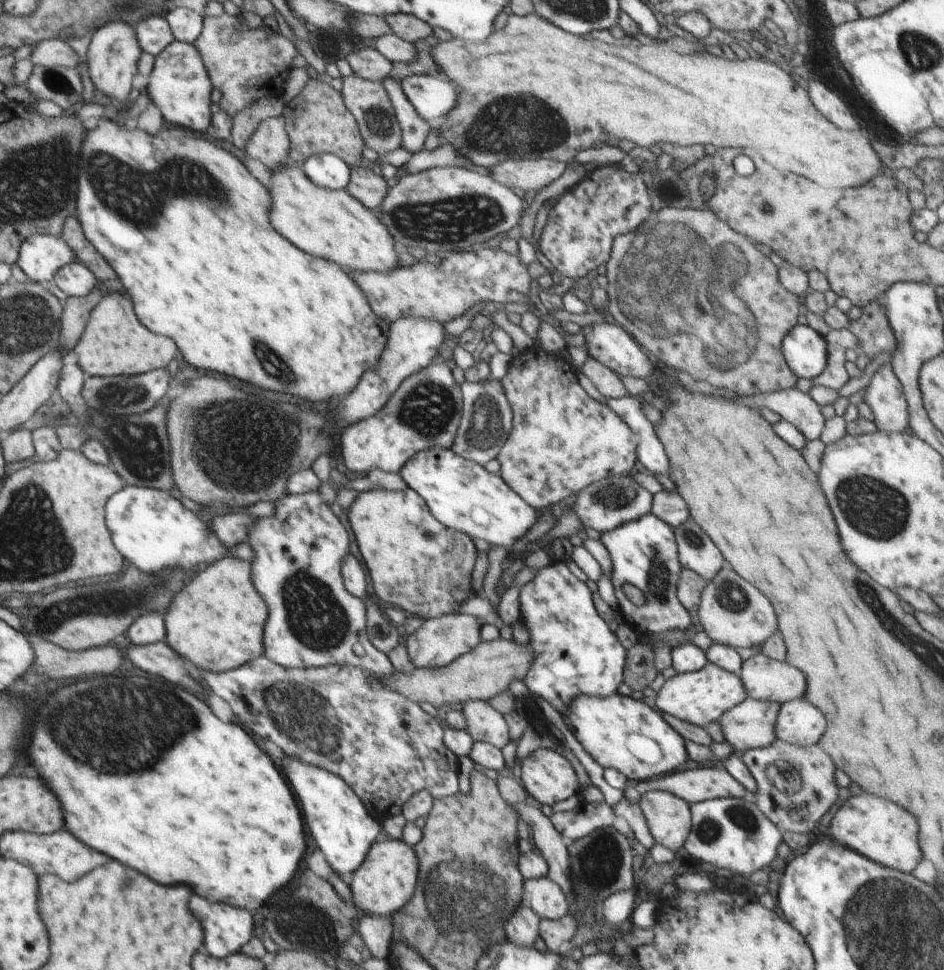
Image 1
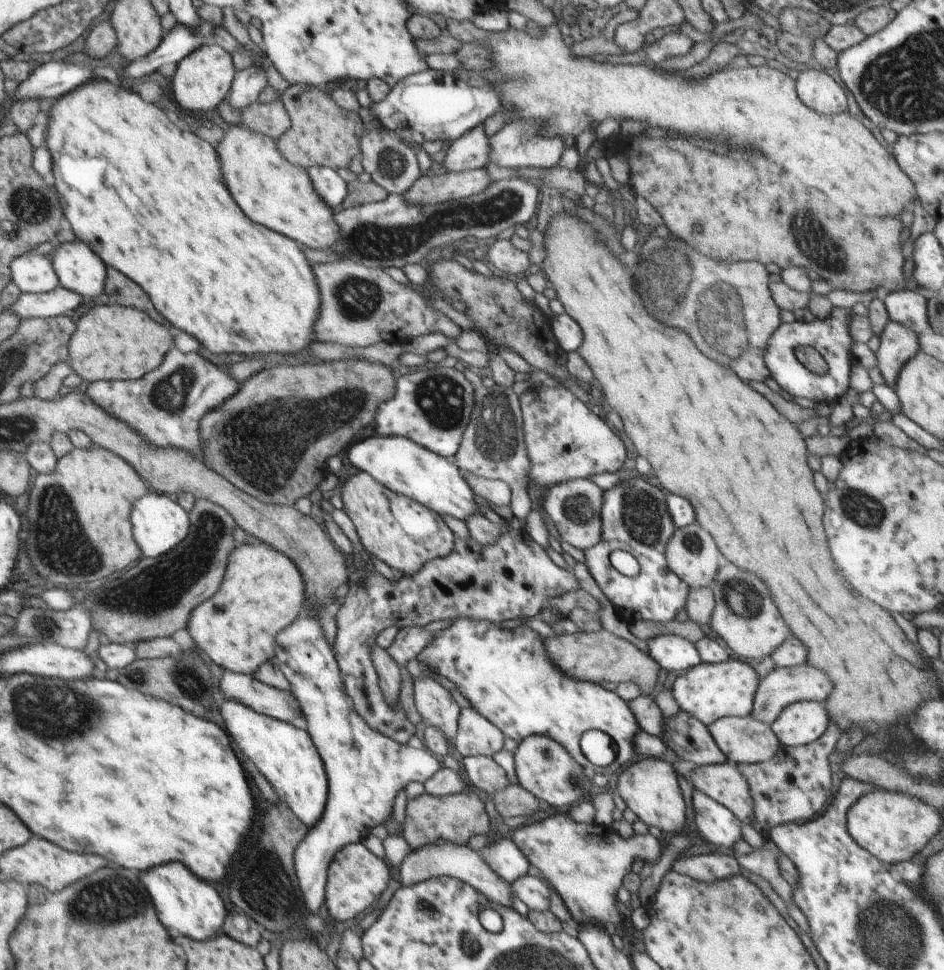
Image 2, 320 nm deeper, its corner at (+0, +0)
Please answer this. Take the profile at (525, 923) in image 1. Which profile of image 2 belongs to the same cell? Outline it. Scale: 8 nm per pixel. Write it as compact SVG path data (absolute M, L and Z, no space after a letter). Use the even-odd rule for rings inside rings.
M440 839L426 846L421 846L419 849L411 850L399 868L403 886L412 886L429 878L449 876L472 885L472 888L475 888L487 898L488 905L496 903L497 905L512 907L510 897L512 885L503 881L502 878L494 873L479 855L479 851L470 849L468 845L454 844Z

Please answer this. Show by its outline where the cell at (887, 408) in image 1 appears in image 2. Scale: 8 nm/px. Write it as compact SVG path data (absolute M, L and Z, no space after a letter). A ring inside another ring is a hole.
M887 322L880 335L881 343L877 354L879 368L886 385L894 387L900 369L916 353L920 352L919 336L915 330L899 322Z

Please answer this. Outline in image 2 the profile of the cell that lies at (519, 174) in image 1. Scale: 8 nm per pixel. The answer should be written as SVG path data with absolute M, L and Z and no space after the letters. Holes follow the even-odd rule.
M484 169L454 171L440 176L421 175L405 192L405 202L410 205L437 205L457 201L483 191L493 183Z

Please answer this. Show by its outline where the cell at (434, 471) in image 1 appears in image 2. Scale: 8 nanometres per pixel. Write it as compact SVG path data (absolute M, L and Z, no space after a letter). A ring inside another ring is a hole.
M370 436L348 448L348 460L361 471L367 472L382 486L397 495L413 498L420 504L434 509L438 514L448 514L465 521L470 515L480 513L481 507L473 500L475 494L454 462L436 454L406 437Z

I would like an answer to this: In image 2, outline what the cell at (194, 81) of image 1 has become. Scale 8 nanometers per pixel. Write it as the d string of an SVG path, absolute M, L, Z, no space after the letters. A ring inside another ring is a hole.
M206 42L200 48L185 56L178 64L172 78L172 90L176 102L190 112L208 112L216 110L218 104L230 92L237 70L234 68L232 55L216 42Z

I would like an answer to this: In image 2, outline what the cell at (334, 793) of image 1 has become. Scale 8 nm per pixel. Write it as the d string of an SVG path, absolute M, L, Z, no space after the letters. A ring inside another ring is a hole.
M234 699L219 706L229 738L243 752L250 768L260 771L274 792L308 827L321 820L327 803L327 774L318 749L308 731L248 708Z

